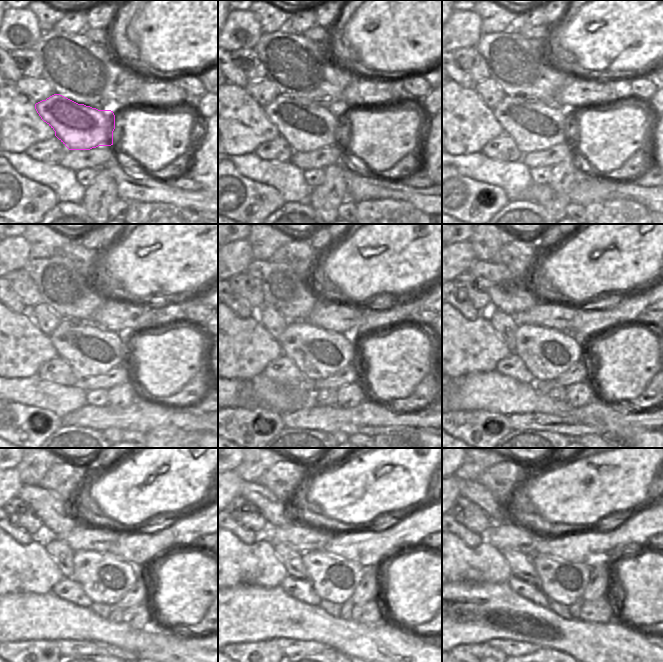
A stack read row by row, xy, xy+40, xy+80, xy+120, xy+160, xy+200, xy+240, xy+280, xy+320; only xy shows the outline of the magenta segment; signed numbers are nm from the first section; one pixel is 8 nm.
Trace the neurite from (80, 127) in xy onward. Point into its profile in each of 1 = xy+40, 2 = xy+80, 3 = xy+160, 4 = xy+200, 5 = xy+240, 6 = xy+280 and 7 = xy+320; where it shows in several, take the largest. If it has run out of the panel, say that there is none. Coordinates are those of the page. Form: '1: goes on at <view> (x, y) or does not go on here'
1: goes on at xy+40 (306, 127)
2: goes on at xy+80 (534, 126)
3: goes on at xy+160 (316, 352)
4: goes on at xy+200 (542, 350)
5: goes on at xy+240 (96, 572)
6: goes on at xy+280 (324, 571)
7: goes on at xy+320 (548, 568)

